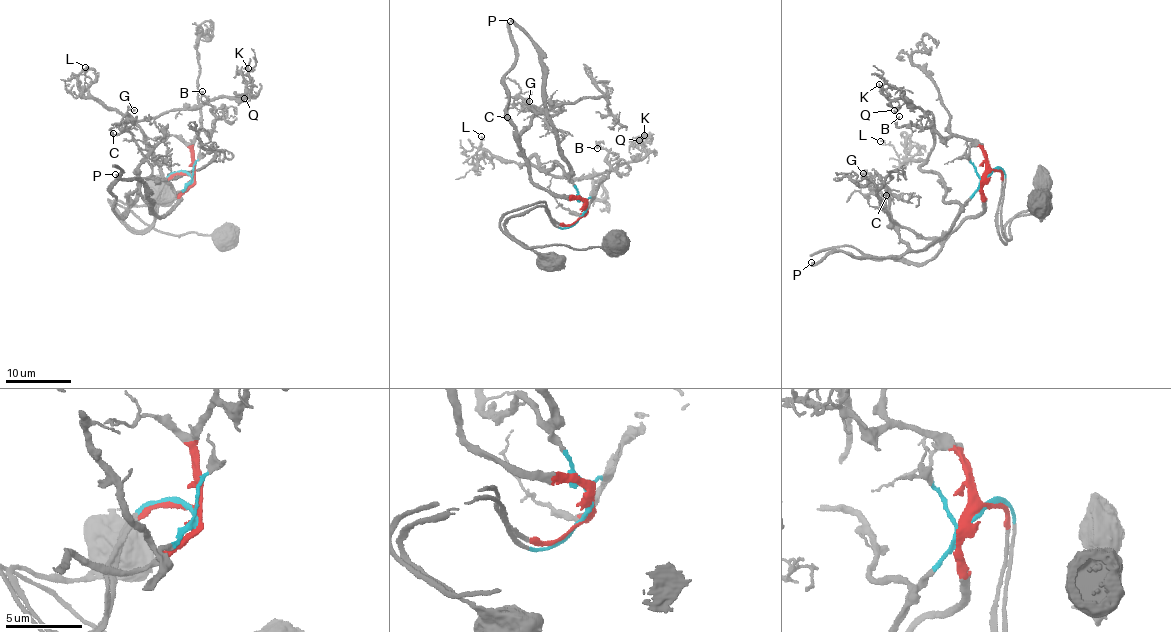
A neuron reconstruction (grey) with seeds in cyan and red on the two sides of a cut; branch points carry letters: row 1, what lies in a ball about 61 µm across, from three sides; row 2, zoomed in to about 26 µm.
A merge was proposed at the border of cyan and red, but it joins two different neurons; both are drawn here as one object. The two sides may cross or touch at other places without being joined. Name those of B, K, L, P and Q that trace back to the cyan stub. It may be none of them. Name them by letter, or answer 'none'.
K, L, P, Q

